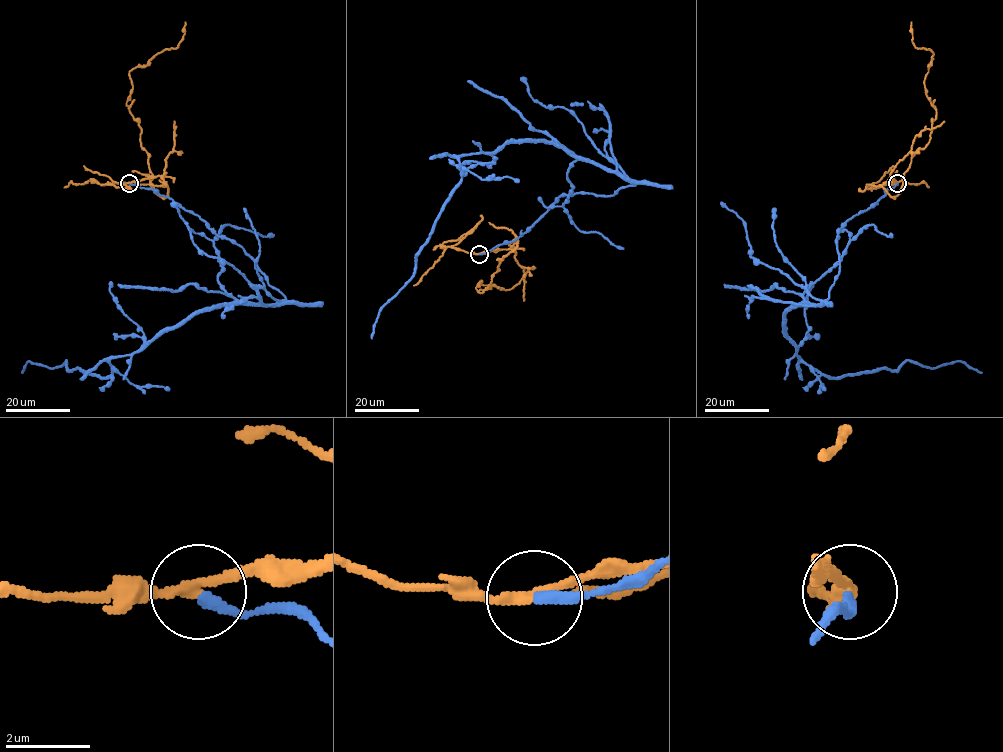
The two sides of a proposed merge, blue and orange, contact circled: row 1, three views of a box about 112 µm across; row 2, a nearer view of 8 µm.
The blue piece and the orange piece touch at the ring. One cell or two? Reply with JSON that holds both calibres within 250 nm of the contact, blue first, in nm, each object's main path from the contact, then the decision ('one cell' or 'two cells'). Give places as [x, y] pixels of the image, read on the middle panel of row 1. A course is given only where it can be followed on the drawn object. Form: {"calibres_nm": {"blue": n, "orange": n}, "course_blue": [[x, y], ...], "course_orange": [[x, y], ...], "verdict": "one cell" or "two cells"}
{"calibres_nm": {"blue": 280, "orange": 200}, "course_blue": [[479, 254], [520, 237], [561, 196], [635, 184], [552, 143], [462, 154], [461, 178], [371, 338]], "course_orange": [[479, 254], [509, 249], [517, 240], [500, 259], [490, 288], [479, 292], [481, 280], [509, 290], [535, 267]], "verdict": "two cells"}

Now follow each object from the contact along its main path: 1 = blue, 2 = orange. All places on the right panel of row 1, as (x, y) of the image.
1: (897, 183), (840, 229), (829, 296), (793, 305), (785, 335), (801, 360), (832, 377), (911, 360), (981, 373)
2: (897, 183), (892, 175), (882, 186), (898, 194), (936, 118), (924, 81), (933, 53), (915, 46), (911, 22)

